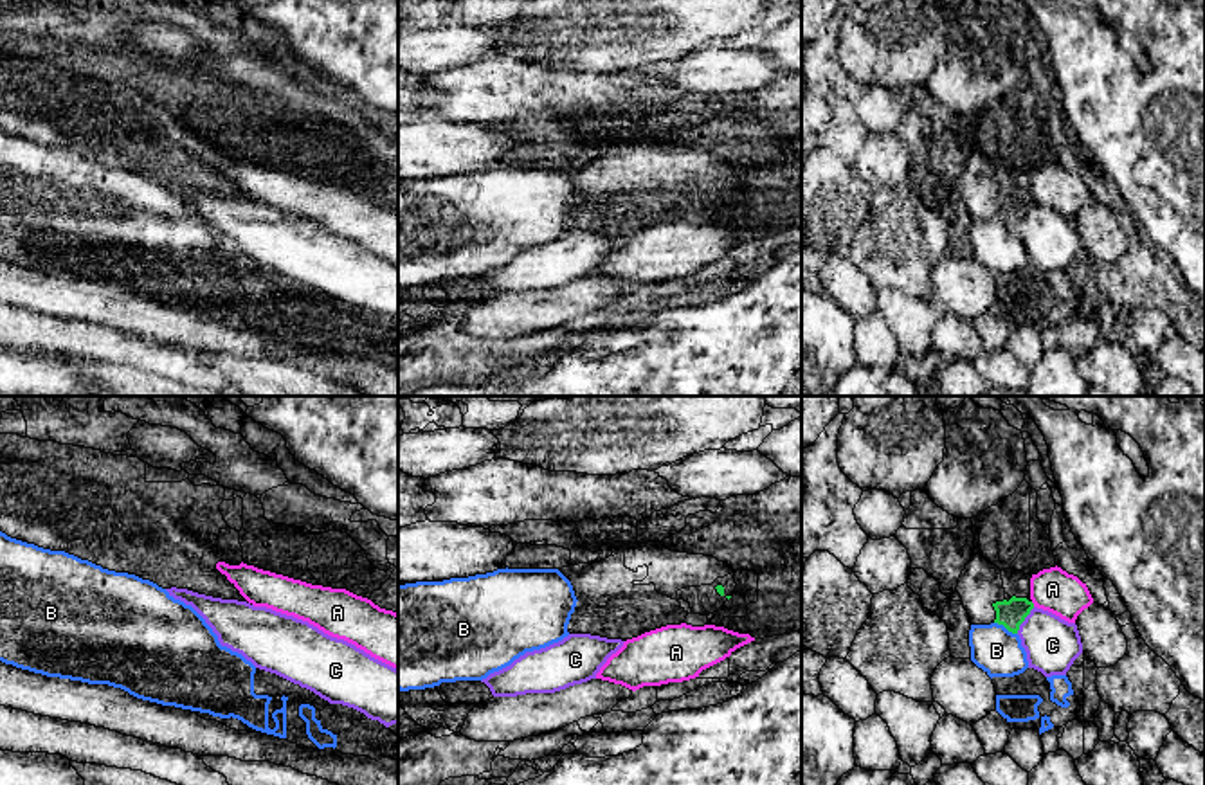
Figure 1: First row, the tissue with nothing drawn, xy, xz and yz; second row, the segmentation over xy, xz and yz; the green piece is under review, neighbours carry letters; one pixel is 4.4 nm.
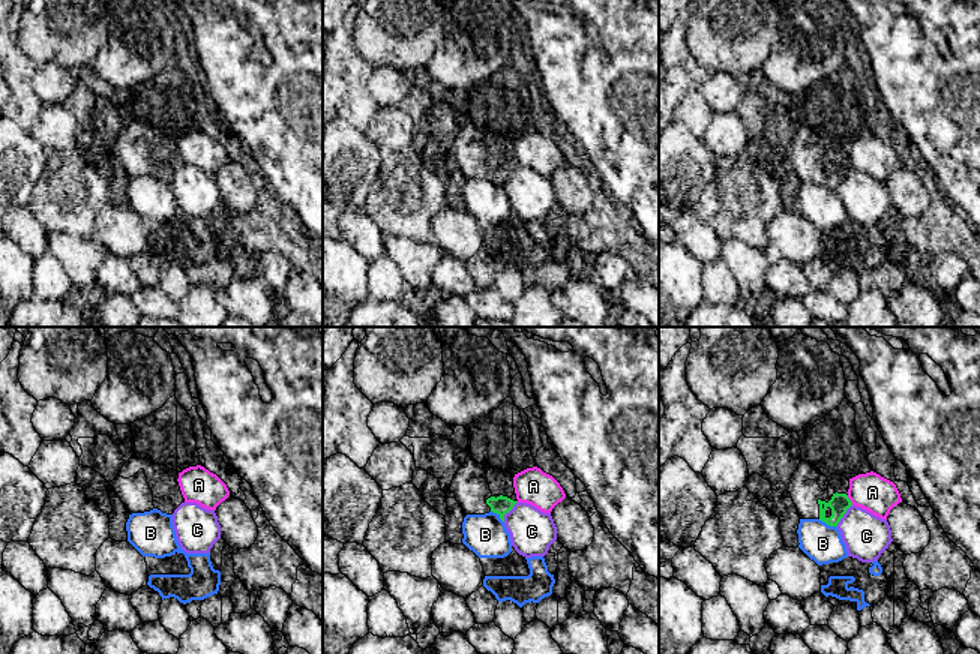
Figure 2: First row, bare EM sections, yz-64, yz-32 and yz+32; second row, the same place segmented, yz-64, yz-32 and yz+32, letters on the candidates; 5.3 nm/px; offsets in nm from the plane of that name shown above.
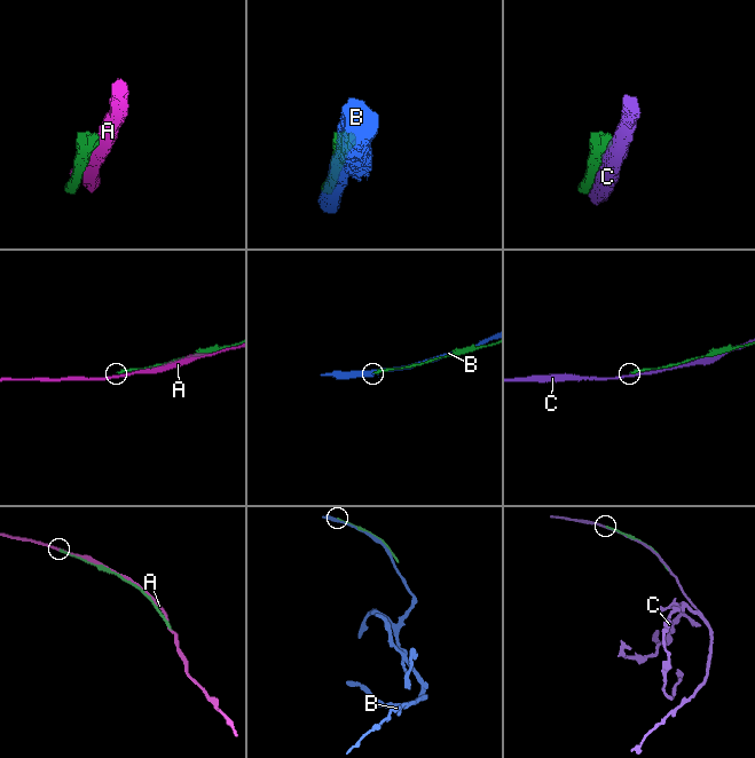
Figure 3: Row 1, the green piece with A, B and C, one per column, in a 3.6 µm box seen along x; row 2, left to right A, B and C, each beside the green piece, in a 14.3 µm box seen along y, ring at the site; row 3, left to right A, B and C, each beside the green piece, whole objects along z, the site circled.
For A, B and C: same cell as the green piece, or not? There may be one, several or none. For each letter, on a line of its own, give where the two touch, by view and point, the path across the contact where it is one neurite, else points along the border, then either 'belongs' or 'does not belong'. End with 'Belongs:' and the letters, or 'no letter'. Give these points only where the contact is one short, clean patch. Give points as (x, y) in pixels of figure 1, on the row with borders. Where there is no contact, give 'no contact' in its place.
A: yz (1032, 604) | does not belong
B: yz (1005, 627) | does not belong
C: yz (1023, 620) | does not belong
Belongs: no letter

